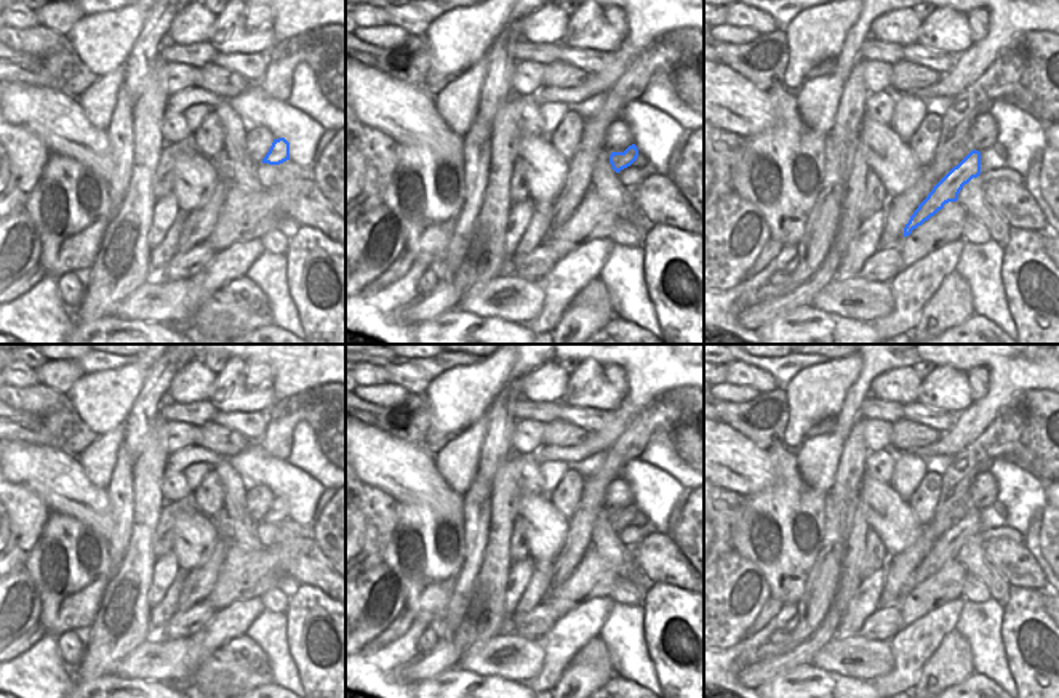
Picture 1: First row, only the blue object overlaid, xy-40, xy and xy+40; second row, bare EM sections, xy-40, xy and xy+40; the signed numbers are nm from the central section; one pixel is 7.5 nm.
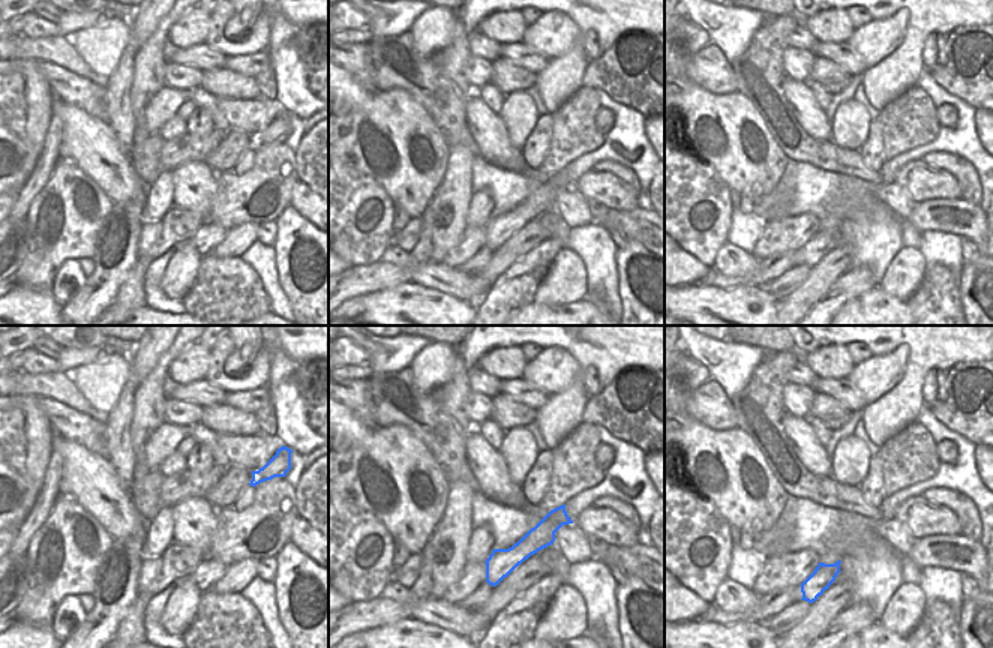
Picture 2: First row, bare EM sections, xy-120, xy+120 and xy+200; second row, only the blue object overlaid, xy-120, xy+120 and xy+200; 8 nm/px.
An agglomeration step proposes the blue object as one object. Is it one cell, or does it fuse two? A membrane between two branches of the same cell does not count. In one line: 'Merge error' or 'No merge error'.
No merge error

